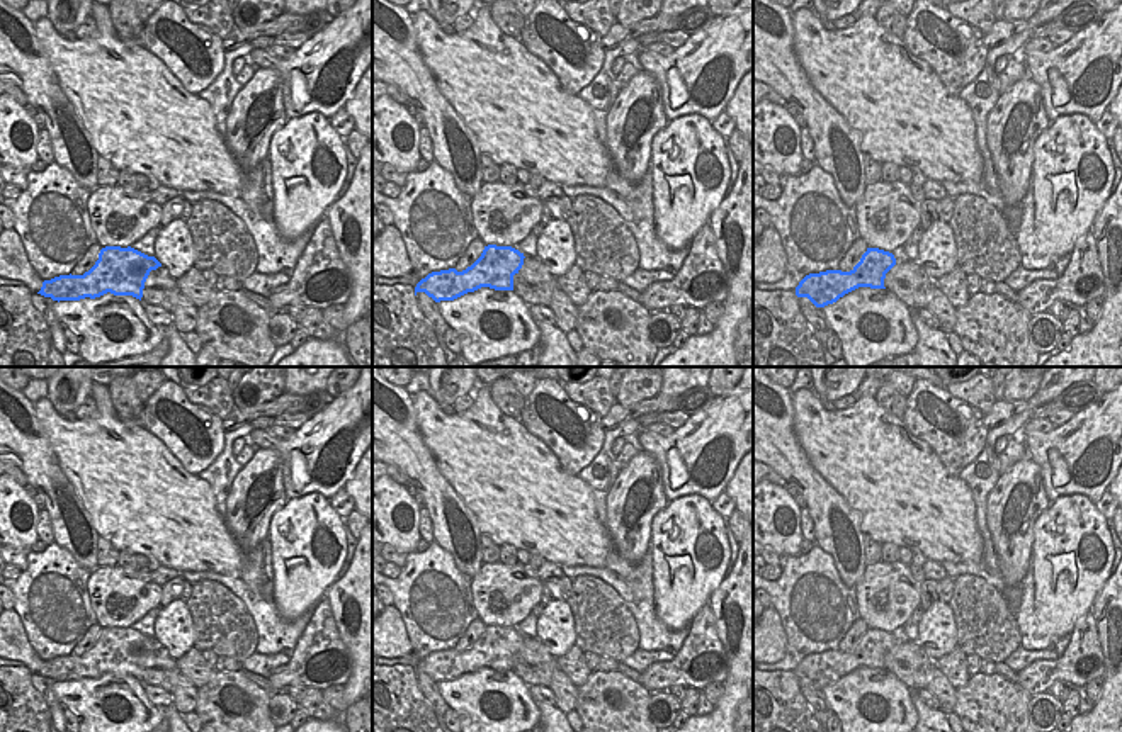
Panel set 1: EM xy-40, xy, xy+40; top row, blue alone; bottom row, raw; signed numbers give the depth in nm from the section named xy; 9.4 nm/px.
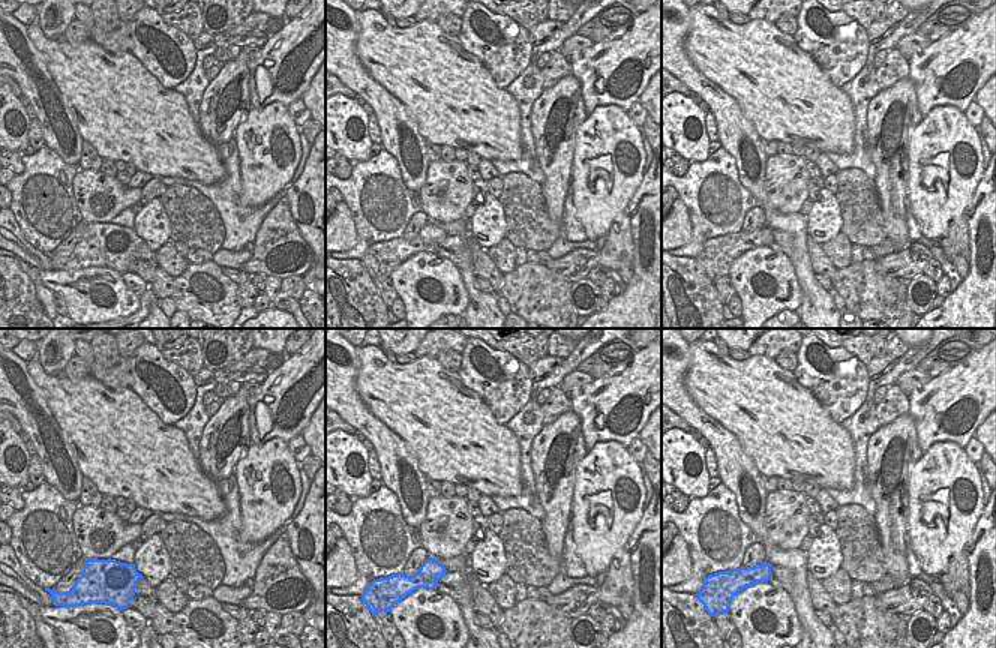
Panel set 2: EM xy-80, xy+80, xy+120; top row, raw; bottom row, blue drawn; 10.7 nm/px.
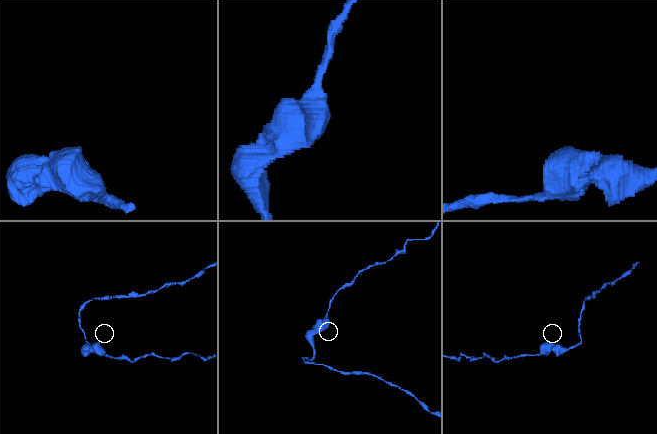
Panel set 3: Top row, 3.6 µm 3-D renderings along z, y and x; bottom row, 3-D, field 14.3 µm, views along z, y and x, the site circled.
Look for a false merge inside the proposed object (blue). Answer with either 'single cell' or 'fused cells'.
single cell

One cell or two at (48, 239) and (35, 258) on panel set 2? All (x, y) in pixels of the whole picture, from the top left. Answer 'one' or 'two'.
two

